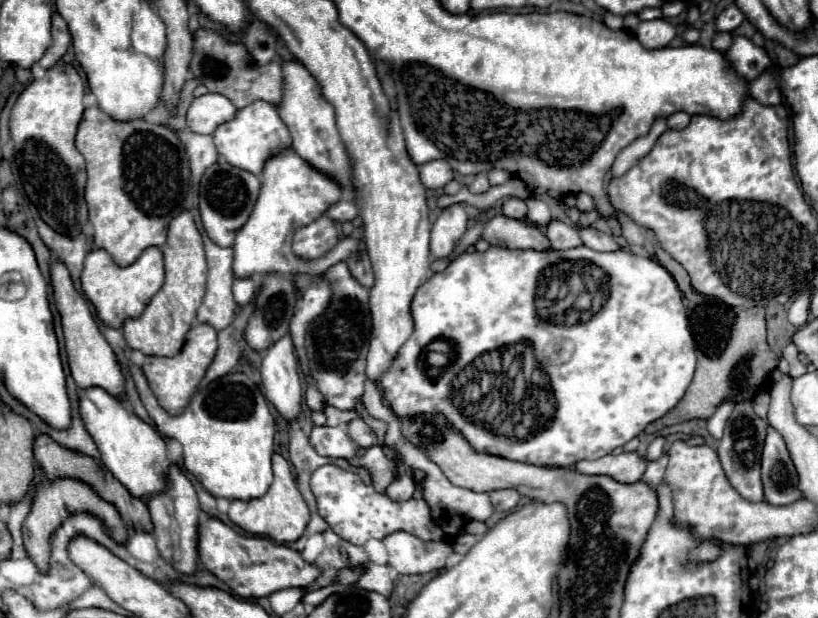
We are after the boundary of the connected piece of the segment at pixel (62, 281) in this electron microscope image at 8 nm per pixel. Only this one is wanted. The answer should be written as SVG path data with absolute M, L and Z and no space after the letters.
M59 259L51 261L51 285L53 285L55 305L57 305L57 311L61 315L61 327L63 327L63 335L65 335L65 351L67 351L69 369L73 371L73 379L77 383L77 387L87 389L87 387L97 385L115 397L123 397L125 377L119 369L115 353L109 347L109 343L105 341L105 337L101 335L97 323L93 321L93 315L89 311L87 301L77 293L69 269Z

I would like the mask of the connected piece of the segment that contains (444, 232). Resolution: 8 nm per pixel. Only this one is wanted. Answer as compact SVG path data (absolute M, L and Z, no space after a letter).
M451 205L441 211L431 227L431 255L447 257L461 235L467 231L467 213L461 205Z

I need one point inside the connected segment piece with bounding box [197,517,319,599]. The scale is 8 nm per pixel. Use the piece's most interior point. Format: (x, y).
(255, 567)

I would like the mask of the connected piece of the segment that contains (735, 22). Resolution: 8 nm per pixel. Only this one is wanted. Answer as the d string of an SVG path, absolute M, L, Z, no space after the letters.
M731 3L717 17L717 31L735 31L743 23L743 19L745 19L745 15L739 11L739 7L735 3Z

